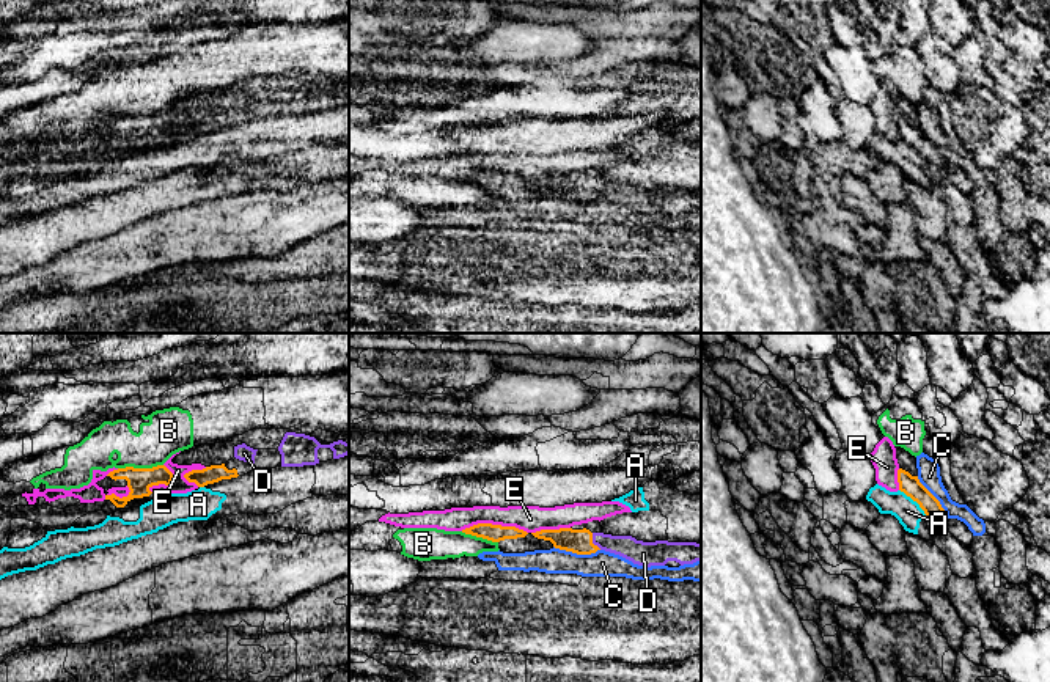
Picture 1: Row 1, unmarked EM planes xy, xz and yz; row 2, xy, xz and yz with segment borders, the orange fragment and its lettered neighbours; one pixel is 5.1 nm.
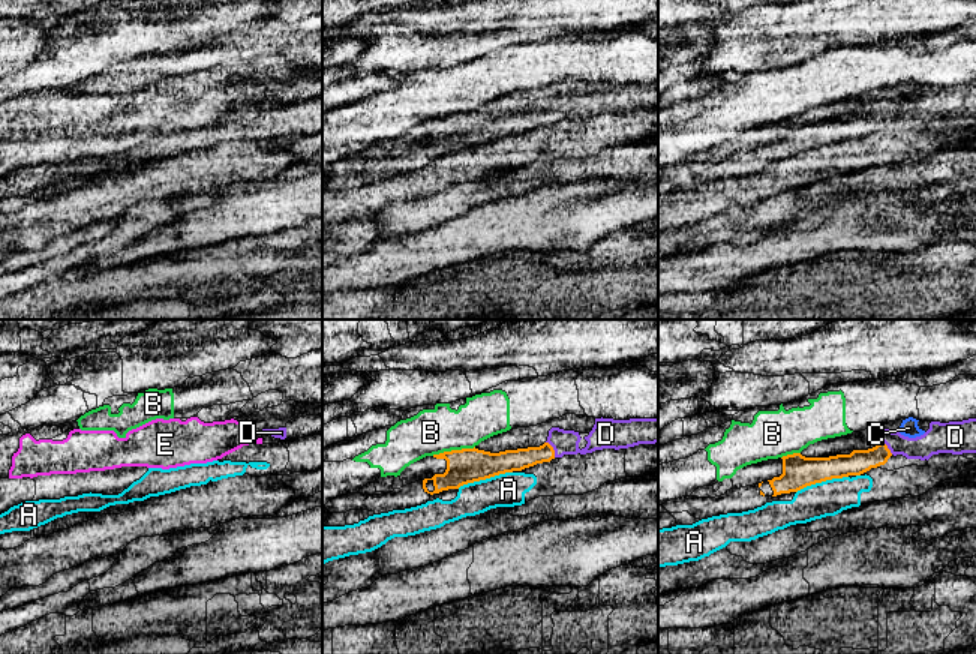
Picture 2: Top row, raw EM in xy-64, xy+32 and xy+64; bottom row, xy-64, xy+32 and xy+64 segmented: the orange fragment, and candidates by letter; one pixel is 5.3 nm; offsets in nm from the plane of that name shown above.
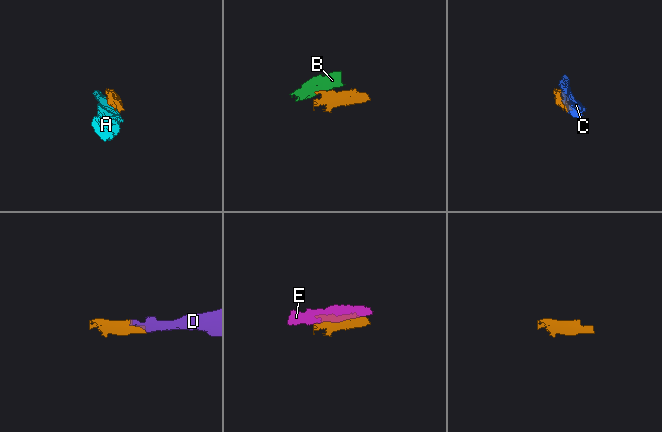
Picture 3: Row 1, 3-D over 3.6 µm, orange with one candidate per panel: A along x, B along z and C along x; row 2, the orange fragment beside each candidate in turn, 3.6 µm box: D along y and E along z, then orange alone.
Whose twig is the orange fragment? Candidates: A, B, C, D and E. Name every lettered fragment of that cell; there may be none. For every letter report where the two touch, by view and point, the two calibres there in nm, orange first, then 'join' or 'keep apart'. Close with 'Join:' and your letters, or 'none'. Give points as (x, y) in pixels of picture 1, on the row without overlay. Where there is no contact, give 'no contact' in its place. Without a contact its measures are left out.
A: meets orange in yz at (914, 148); 100 nm thick on the orange side, 130 nm on the other; keep apart
B: meets orange in xy at (140, 117); 130 nm thick on the orange side, 220 nm on the other; keep apart
C: meets orange in xz at (577, 201); 130 nm thick on the orange side, 130 nm on the other; keep apart
D: meets orange in xz at (591, 190); 130 nm thick on the orange side, 120 nm on the other; join
E: meets orange in xz at (494, 173); 90 nm thick on the orange side, 140 nm on the other; keep apart
Join: D

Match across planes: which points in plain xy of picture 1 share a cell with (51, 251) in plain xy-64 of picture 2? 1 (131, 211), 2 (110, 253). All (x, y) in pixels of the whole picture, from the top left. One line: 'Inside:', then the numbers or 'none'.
Inside: 2

